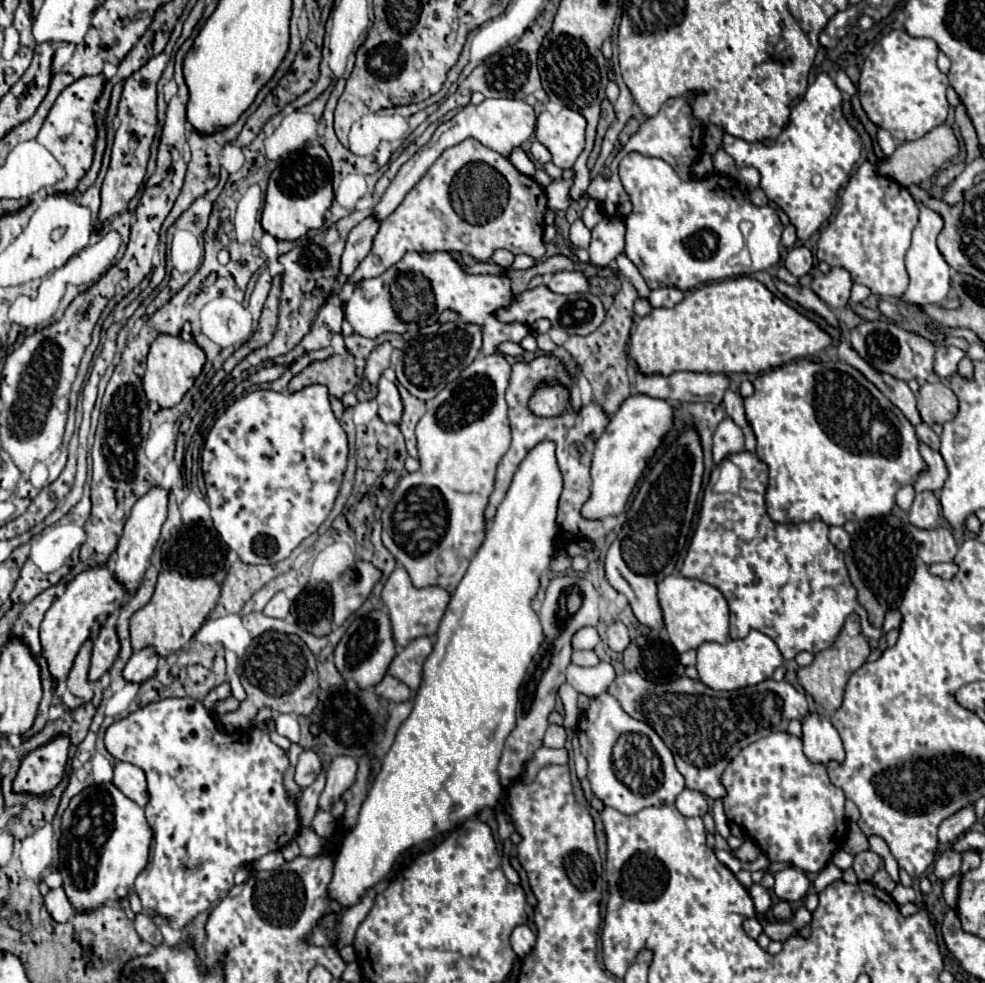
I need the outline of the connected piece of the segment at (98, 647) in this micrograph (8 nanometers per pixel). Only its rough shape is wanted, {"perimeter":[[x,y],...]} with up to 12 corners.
{"perimeter":[[115,628],[93,638],[89,682],[97,682],[119,654]]}

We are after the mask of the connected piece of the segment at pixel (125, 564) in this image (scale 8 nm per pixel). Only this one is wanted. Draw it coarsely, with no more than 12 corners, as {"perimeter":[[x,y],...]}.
{"perimeter":[[153,486],[125,522],[115,574],[133,594],[161,526],[169,492]]}

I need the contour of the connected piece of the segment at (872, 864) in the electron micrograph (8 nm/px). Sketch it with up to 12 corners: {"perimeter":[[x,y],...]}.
{"perimeter":[[871,850],[857,854],[853,870],[861,882],[869,882],[881,866]]}

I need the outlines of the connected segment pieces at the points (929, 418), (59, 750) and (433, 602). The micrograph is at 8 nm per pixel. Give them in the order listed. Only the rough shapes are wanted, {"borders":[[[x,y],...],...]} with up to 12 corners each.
{"borders":[[[925,382],[917,410],[927,424],[957,414],[957,396],[943,382]],[[69,736],[23,756],[13,792],[49,796],[65,778]],[[395,568],[381,592],[393,640],[437,632],[450,594]]]}

